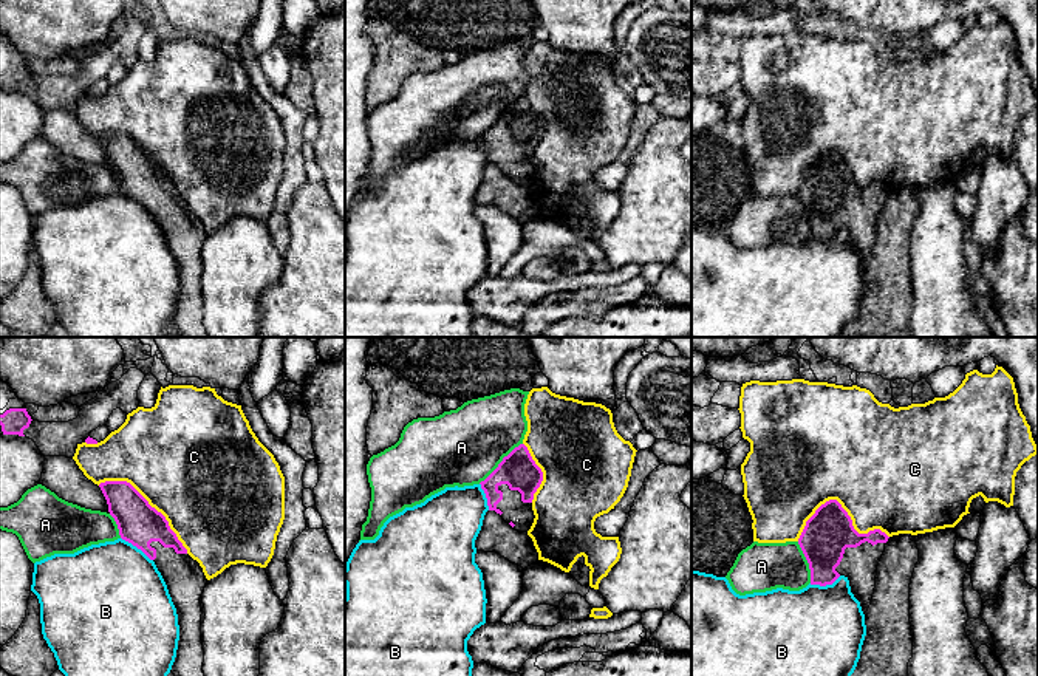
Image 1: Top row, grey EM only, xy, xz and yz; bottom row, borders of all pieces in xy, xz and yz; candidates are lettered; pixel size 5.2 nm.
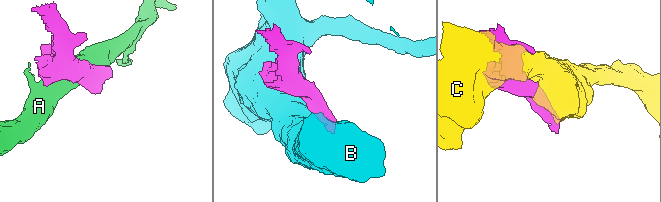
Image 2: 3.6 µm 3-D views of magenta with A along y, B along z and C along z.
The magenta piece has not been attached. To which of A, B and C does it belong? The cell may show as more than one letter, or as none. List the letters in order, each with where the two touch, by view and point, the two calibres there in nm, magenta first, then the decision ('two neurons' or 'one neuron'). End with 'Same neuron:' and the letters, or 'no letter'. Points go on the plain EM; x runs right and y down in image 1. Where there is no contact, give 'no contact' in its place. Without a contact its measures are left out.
A: contact xz (500, 116); calibres 190 and 400 nm; two neurons
B: contact xy (136, 200); calibres 220 and 480 nm; two neurons
C: contact yz (840, 160); calibres 240 and 480 nm; two neurons
Same neuron: no letter

